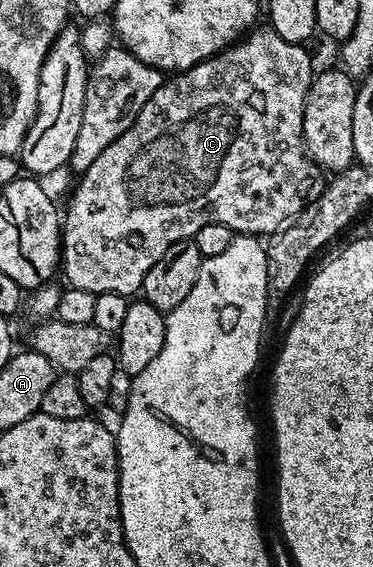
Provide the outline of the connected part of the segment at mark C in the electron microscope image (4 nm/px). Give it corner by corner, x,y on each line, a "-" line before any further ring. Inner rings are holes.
268,26
258,27
256,30
250,31
244,38
236,41
232,46
225,49
223,52
217,53
215,56
210,56
209,59
199,62
194,68
187,69
186,72
178,72
170,75
168,79
161,83
159,90
155,90
155,94
151,94
151,98
143,106
143,110
139,110
139,114
135,118
135,122
128,130
121,136
115,138
115,142
111,142
111,146
107,146
107,150
103,150
103,154
99,154
99,158
95,158
95,162
91,162
89,169
83,173
80,173
79,179
81,180
77,184
77,189
73,192
73,197
69,200
69,209
64,209
63,212
63,235
61,238
61,263
59,265
60,271
65,271
65,284
71,288
78,288
79,290
87,290
94,294
119,294
126,298
132,297
134,294
140,293
141,283
143,278
147,274
147,270
151,270
151,266
155,266
155,262
159,262
159,257
167,251
167,246
171,246
175,242
180,240
187,240
193,238
197,231
203,226
207,226
209,223
219,223
223,226
227,226
237,234
252,234
258,238
268,237
270,234
276,234
286,227
294,218
301,215
305,211
310,201
318,200
321,196
321,190
323,187
322,169
318,168
312,160
309,159
305,151
305,139
303,138
303,110
305,109
305,93
309,90
309,84
313,81
315,75
315,67
311,61
305,57
305,48
300,44
292,44
287,42
287,38
279,38
279,34
275,34
273,29

